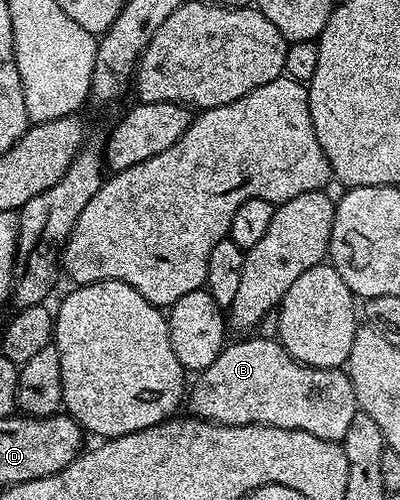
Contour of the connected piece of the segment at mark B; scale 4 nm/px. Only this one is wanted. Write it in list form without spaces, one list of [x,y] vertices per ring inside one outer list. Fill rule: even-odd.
[[[257,334],[252,335],[252,340],[228,343],[223,352],[213,358],[213,366],[198,373],[194,380],[195,385],[189,388],[189,404],[191,400],[191,408],[195,411],[192,413],[200,420],[210,420],[212,424],[268,424],[289,430],[305,430],[317,438],[341,442],[357,411],[353,382],[343,368],[314,368],[299,364],[278,340],[266,340]]]

